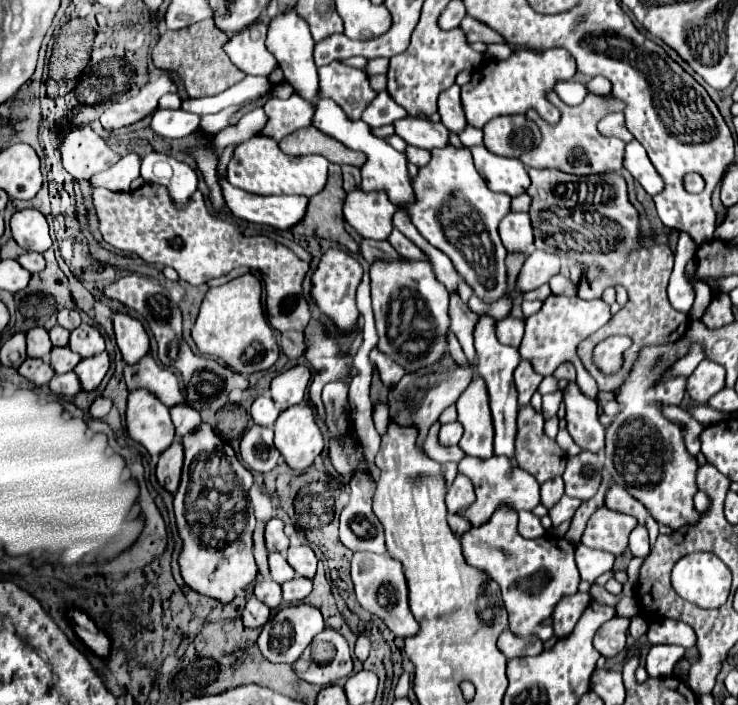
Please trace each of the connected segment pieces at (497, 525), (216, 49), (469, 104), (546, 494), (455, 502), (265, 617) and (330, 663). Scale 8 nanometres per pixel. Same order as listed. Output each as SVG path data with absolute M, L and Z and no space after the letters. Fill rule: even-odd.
M501 507L489 523L471 527L461 537L461 545L467 563L483 569L501 585L501 595L509 613L509 629L517 635L535 633L541 641L550 639L554 635L552 626L539 627L539 623L551 617L555 603L563 595L577 593L581 581L575 565L575 545L563 537L551 538L547 534L537 539L521 537L517 533L517 513L507 511L505 507Z
M205 19L177 31L167 29L151 51L153 65L161 71L179 75L191 99L205 97L209 93L221 93L231 85L235 85L235 81L241 81L245 77L223 51L223 45L227 43L227 39L229 37L213 25L213 19Z
M553 47L549 51L525 51L515 49L505 61L483 61L475 67L473 77L461 87L461 103L467 115L467 123L481 129L493 117L501 115L523 115L535 109L547 123L557 123L559 111L545 99L553 91L555 83L569 81L575 75L575 59L565 47Z
M555 477L555 479L549 479L541 485L541 505L551 509L561 497L563 497L563 479L561 477Z
M457 473L455 481L449 485L449 491L447 491L447 497L445 497L449 513L459 511L459 509L471 505L473 501L475 501L475 493L473 493L471 481L465 475Z
M251 597L243 609L243 625L245 627L263 627L269 621L271 609L259 599Z
M333 629L321 631L293 663L293 671L299 679L321 687L347 677L353 671L347 641Z

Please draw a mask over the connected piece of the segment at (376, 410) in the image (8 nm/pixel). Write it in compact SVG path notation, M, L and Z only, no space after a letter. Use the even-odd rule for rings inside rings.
M377 401L373 405L373 421L375 421L375 429L383 435L387 429L387 421L389 421L389 407L385 407L385 401Z

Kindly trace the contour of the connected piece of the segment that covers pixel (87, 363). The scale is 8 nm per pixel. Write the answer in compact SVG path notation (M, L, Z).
M105 351L95 357L81 359L75 367L75 373L81 381L83 391L93 391L103 381L107 371L109 371L109 355Z

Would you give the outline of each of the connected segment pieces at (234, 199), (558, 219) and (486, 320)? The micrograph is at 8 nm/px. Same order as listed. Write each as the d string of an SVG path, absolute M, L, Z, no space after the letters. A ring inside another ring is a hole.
M227 145L221 153L221 159L219 159L219 185L221 185L221 193L223 193L223 201L225 205L229 207L229 211L237 217L237 219L243 219L243 221L249 221L249 223L257 223L257 225L271 225L275 229L289 229L293 227L295 223L299 223L305 215L305 209L307 209L307 197L301 197L301 195L271 195L271 197L263 197L263 195L253 195L253 193L247 193L247 191L241 191L237 187L233 187L231 183L227 183L225 179L225 169L233 155L233 149L235 145Z
M529 169L529 177L529 217L535 233L535 247L589 265L579 283L579 297L583 299L599 297L603 289L613 283L621 283L629 293L629 301L623 309L617 311L617 317L611 317L611 321L605 327L581 341L577 347L577 355L581 357L589 375L593 375L593 379L597 381L599 391L617 391L617 387L625 383L625 377L629 377L629 371L633 369L633 363L637 361L641 347L675 343L683 337L689 325L689 317L675 309L671 311L671 303L667 299L667 283L673 269L673 251L667 245L639 249L637 209L627 199L625 179L621 175L609 173L603 177L577 177L561 173L557 169ZM609 335L625 335L633 341L633 347L625 353L623 369L613 377L601 375L591 359L593 347Z
M479 315L477 327L473 331L475 337L475 351L477 351L477 375L485 379L487 391L491 397L491 413L493 413L493 425L495 425L495 455L507 455L513 459L513 441L515 441L515 419L517 419L517 389L513 383L513 371L521 361L521 355L515 347L501 345L495 335L497 319L491 315Z

